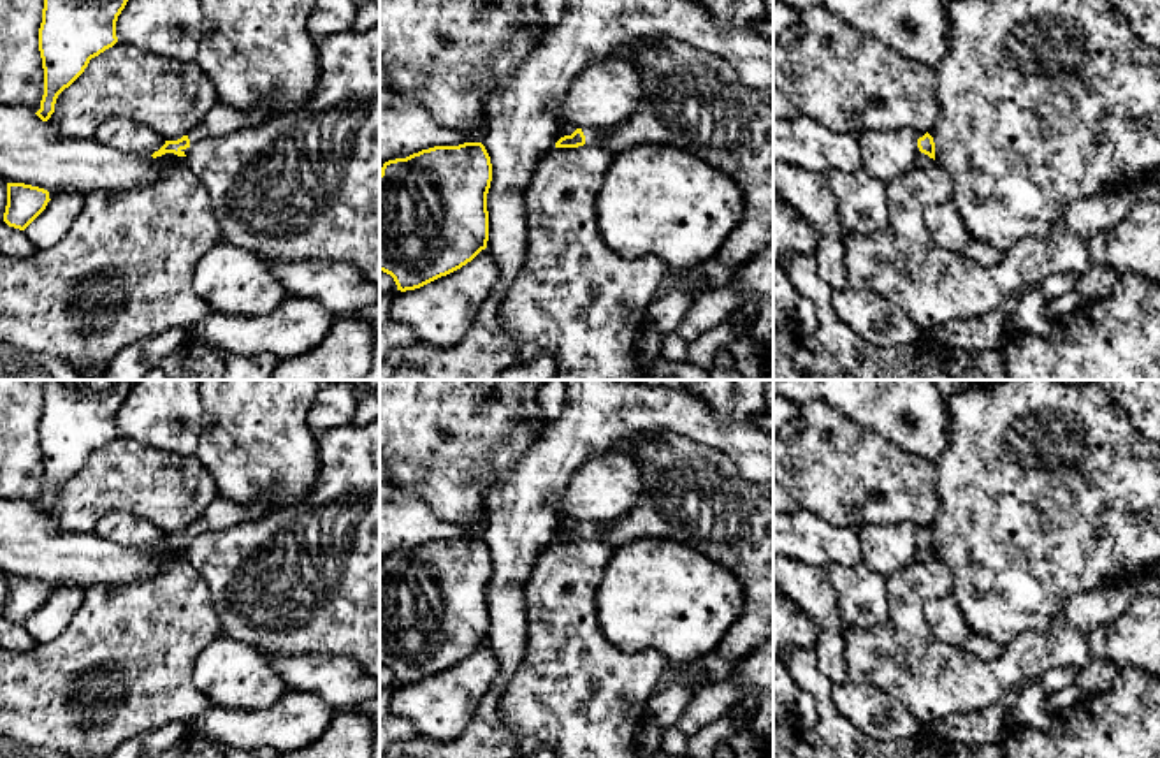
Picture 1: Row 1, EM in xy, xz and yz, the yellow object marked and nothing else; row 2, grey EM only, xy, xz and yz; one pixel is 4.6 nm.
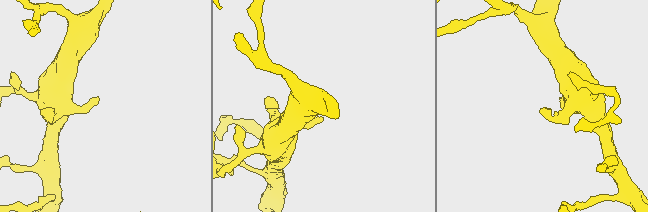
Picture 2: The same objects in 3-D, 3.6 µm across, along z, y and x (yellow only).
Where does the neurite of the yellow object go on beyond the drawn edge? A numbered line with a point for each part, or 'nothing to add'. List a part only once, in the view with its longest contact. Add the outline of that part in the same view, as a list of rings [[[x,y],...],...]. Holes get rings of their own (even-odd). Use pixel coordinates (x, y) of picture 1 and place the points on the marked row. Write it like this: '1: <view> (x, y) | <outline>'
1: xy (222, 120) | [[[218,102],[206,114],[206,118],[192,132],[186,134],[190,146],[181,151],[186,155],[193,144],[200,142],[206,137],[228,135],[241,128],[262,125],[265,120],[269,120],[267,104],[241,111]]]

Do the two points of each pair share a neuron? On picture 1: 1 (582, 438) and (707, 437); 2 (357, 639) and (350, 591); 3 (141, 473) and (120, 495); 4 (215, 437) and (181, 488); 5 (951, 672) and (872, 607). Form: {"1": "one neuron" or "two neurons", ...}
{"1": "one neuron", "2": "one neuron", "3": "one neuron", "4": "two neurons", "5": "two neurons"}

